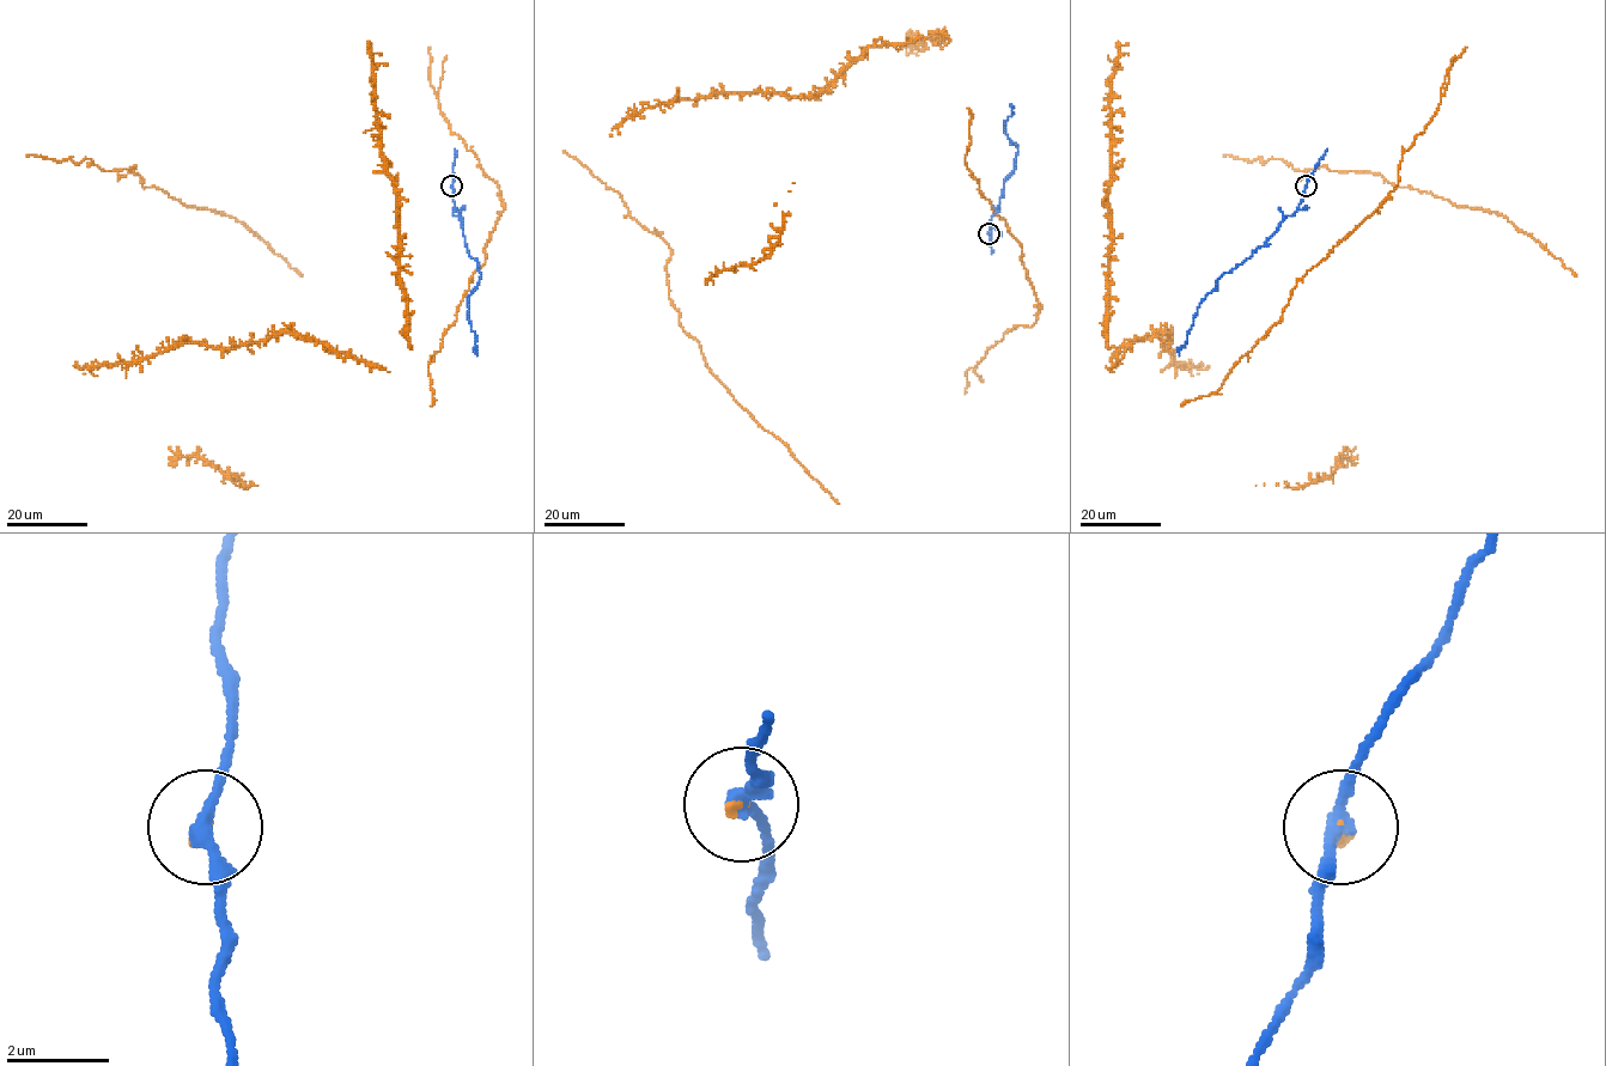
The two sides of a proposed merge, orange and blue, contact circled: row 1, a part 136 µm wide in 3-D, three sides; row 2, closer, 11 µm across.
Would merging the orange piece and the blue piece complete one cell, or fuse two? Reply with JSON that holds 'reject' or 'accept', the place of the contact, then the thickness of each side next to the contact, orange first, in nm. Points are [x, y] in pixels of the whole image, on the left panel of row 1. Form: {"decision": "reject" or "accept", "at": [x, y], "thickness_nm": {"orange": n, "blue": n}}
{"decision": "accept", "at": [451, 186], "thickness_nm": {"orange": 80, "blue": 280}}

